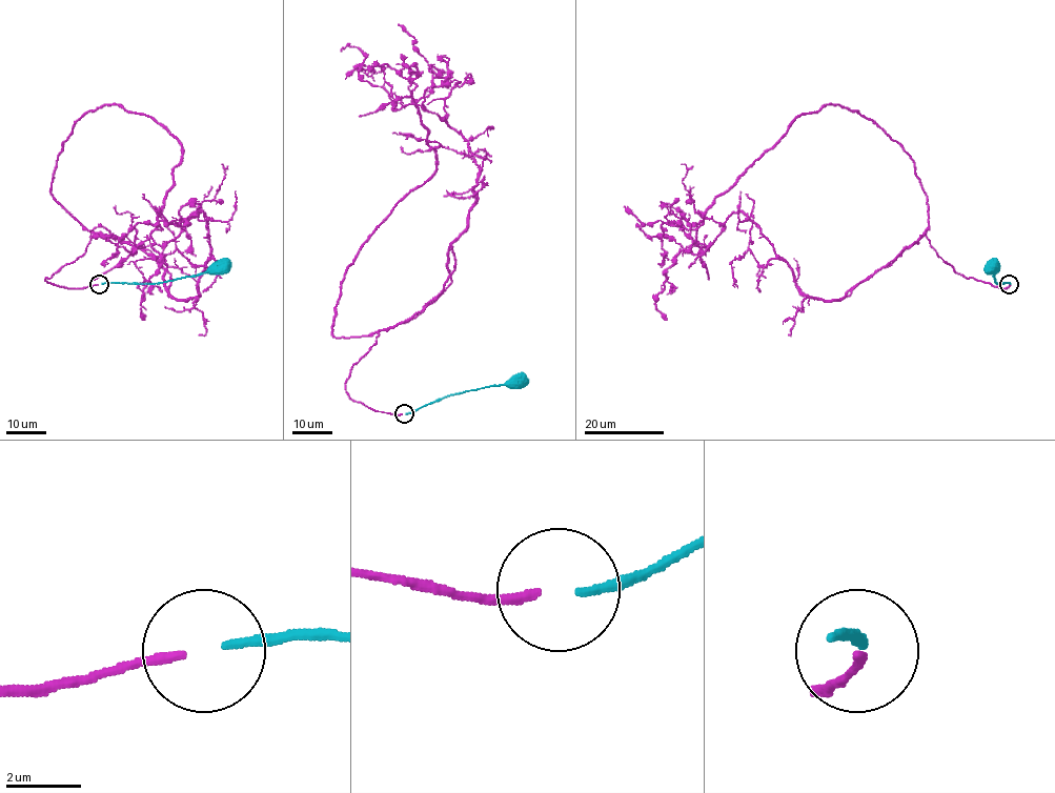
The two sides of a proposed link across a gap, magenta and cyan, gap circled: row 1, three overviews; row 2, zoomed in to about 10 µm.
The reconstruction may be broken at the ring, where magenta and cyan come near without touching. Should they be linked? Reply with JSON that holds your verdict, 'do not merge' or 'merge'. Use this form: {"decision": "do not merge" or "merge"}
{"decision": "merge"}

